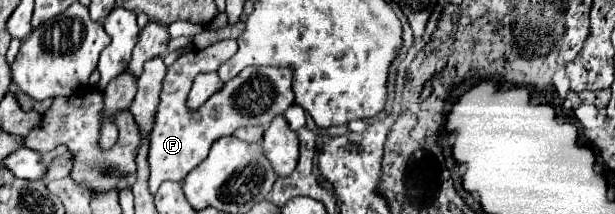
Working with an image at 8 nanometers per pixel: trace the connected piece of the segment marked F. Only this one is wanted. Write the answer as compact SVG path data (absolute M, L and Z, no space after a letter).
M221 40L205 50L193 50L189 54L183 54L177 64L179 68L175 68L173 64L167 68L165 80L163 80L163 88L159 94L159 104L155 110L155 124L153 130L149 134L149 154L147 154L147 162L151 168L151 176L149 176L149 192L155 194L157 188L161 186L161 182L165 180L173 180L173 182L181 182L197 164L201 164L207 154L211 144L217 138L223 136L231 136L237 128L241 126L269 126L271 118L277 114L283 114L295 100L293 90L291 90L291 78L293 72L287 68L245 68L241 74L237 74L233 80L229 80L225 84L225 88L221 92L217 92L213 98L209 98L209 102L205 106L201 106L201 110L197 110L197 114L189 114L189 110L185 110L185 94L189 94L189 86L193 82L193 78L205 70L219 70L219 66L223 62L227 62L233 54L237 52L237 42L235 40Z

